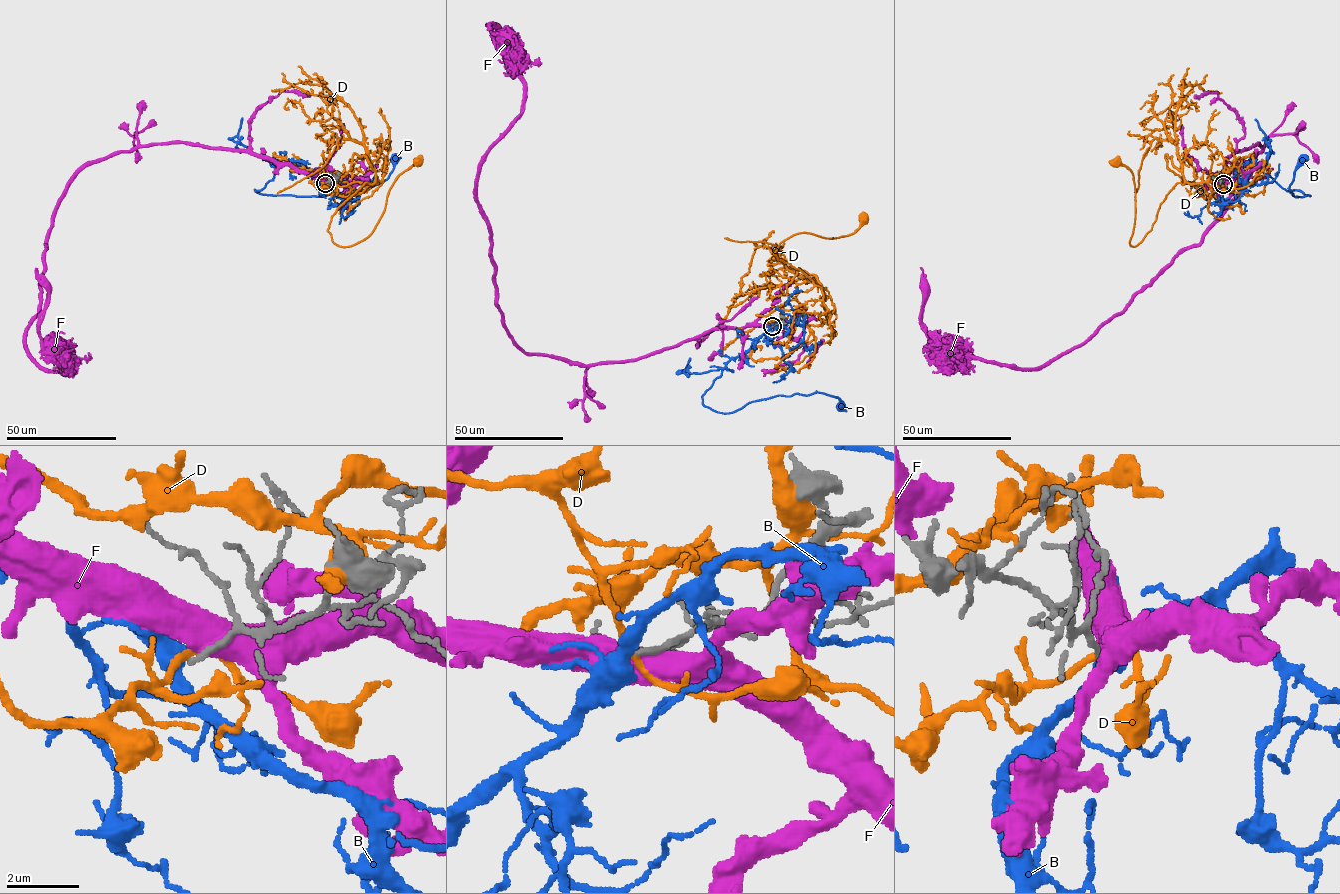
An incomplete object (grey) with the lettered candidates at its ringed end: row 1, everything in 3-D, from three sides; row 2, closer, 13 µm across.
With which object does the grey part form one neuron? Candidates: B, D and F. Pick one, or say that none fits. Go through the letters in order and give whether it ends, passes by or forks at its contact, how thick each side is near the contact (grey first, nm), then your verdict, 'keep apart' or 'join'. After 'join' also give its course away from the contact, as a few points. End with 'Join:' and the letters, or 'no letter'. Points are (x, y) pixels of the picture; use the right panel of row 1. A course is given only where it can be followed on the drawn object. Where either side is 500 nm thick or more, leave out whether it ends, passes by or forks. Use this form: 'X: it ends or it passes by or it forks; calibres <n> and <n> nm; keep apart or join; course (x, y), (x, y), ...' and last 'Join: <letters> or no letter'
B: it passes by; calibres 170 and 460 nm; join; course (1223, 183), (1253, 161), (1287, 191), (1310, 195), (1295, 197), (1289, 188), (1303, 159)
D: it passes by; calibres 180 and 180 nm; keep apart
F: calibres 200 and 600 nm; keep apart
Join: B

